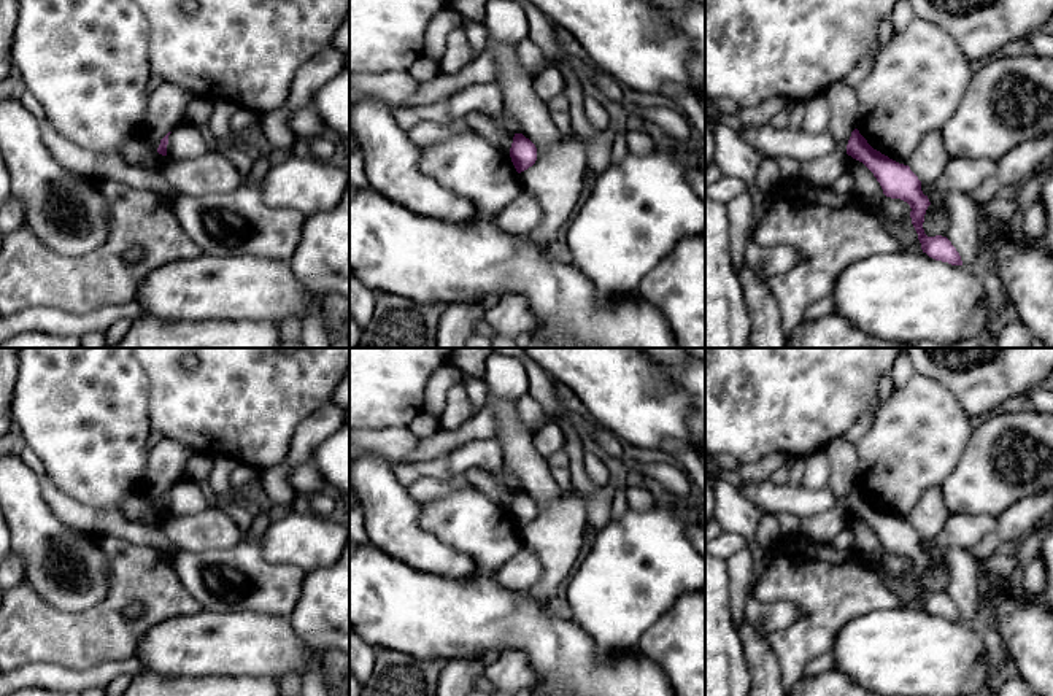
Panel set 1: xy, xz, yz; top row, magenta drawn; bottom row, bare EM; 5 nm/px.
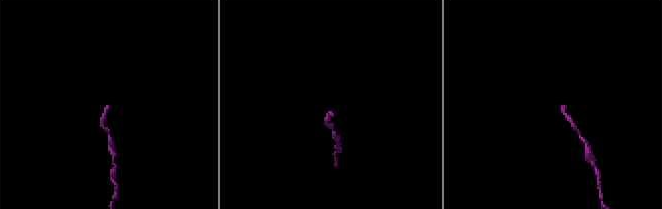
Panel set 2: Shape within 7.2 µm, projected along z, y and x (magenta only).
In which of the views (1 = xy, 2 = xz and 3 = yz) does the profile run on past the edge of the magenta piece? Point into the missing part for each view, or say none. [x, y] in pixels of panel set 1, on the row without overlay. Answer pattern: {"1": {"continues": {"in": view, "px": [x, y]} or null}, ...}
{"1": {"continues": null}, "2": {"continues": null}, "3": {"continues": null}}

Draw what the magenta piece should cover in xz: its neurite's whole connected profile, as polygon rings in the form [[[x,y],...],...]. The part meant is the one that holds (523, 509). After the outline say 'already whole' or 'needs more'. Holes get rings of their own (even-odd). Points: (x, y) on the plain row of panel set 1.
[[[515,489],[510,513],[518,529],[532,523],[537,516],[535,501],[523,489]]]; already whole

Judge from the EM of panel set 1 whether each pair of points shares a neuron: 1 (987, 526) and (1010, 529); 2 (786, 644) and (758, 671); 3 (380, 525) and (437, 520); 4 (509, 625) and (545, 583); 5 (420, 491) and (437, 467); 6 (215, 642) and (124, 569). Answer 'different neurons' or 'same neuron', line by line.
1: different neurons
2: different neurons
3: different neurons
4: different neurons
5: different neurons
6: different neurons

